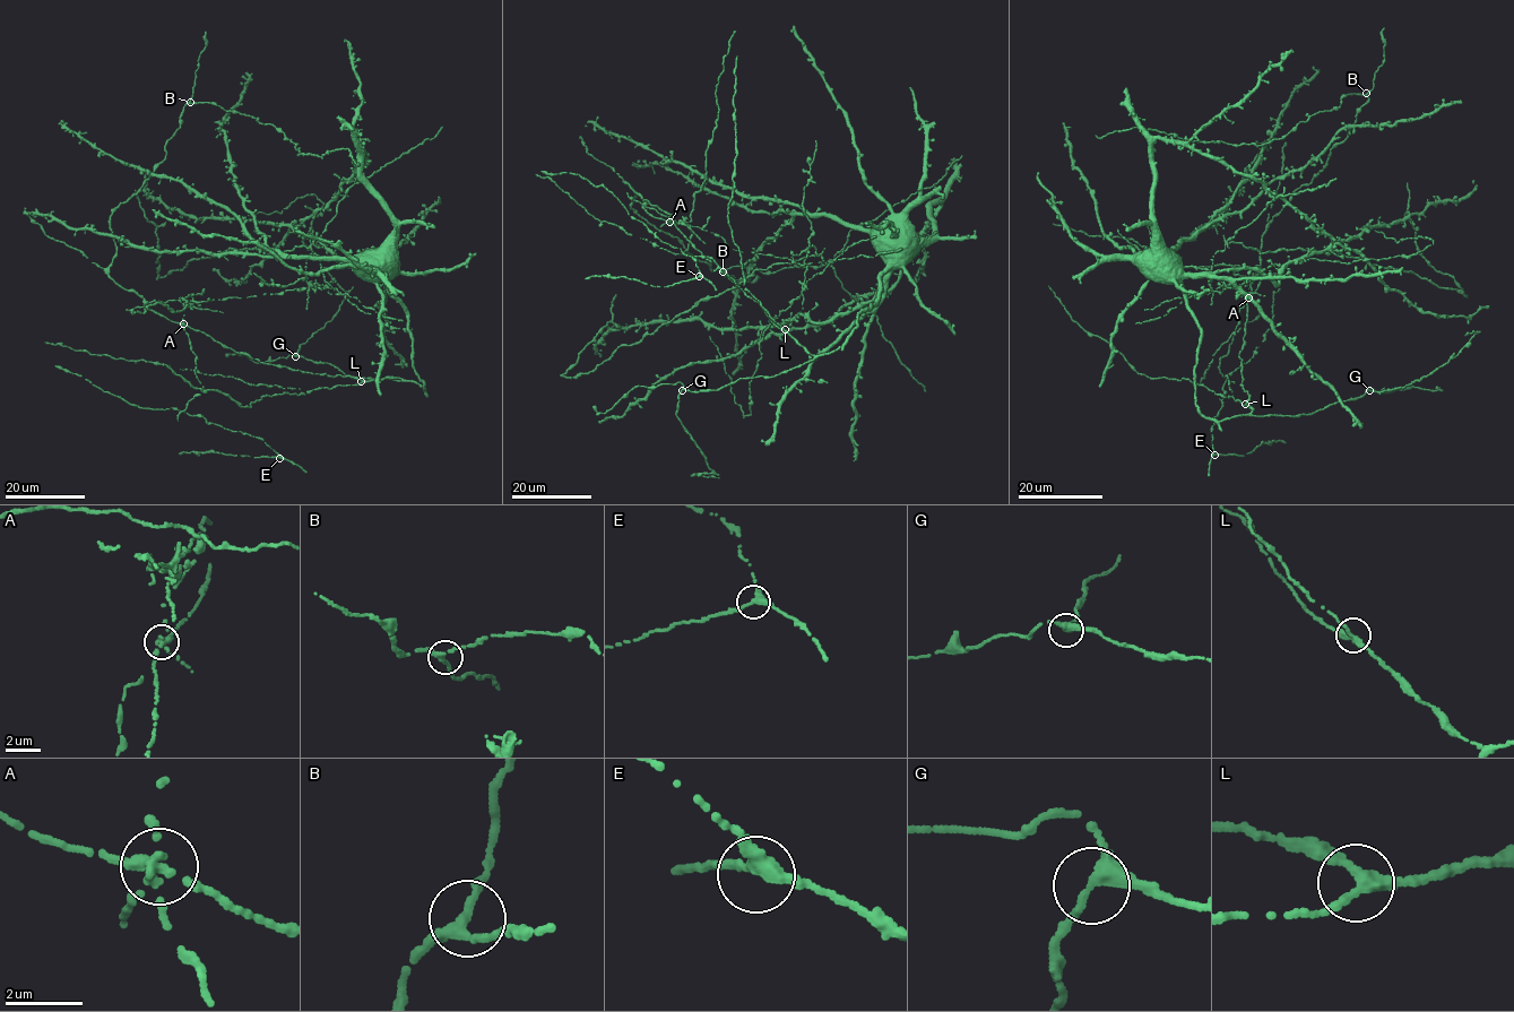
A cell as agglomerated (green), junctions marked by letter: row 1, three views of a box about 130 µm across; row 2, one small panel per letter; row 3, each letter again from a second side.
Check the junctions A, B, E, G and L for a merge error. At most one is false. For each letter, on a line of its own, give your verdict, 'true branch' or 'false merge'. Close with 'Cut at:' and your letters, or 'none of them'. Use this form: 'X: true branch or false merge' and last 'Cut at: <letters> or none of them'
A: false merge
B: true branch
E: true branch
G: true branch
L: true branch
Cut at: A

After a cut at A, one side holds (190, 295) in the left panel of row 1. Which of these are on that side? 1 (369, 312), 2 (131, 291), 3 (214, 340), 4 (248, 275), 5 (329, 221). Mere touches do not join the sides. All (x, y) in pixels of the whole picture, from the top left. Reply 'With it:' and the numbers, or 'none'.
With it: 1, 5

